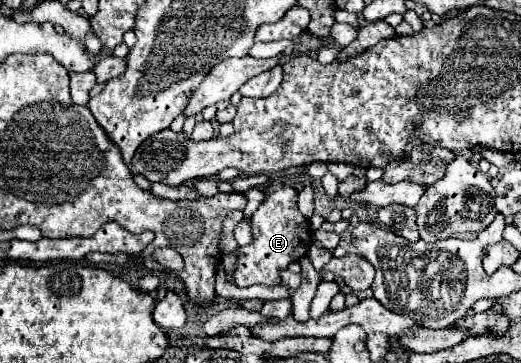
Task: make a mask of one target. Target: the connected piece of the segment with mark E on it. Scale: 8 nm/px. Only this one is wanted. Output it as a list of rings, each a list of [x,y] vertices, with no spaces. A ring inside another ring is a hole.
[[[273,183],[265,187],[265,201],[253,213],[253,243],[247,247],[237,247],[235,257],[237,265],[231,275],[231,281],[237,287],[249,285],[279,285],[279,271],[287,269],[289,263],[299,261],[307,255],[311,247],[311,229],[309,221],[297,209],[297,191],[285,183]]]

